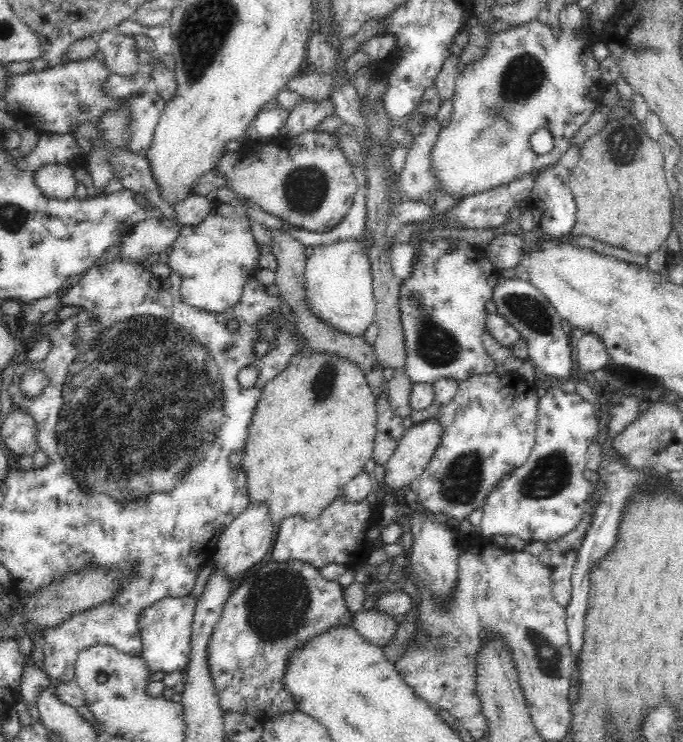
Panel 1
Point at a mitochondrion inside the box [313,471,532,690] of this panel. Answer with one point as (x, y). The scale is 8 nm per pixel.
(452, 639)

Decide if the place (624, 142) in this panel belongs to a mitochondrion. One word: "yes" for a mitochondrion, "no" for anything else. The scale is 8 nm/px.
yes

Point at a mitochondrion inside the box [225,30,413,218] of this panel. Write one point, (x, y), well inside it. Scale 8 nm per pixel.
(305, 188)

